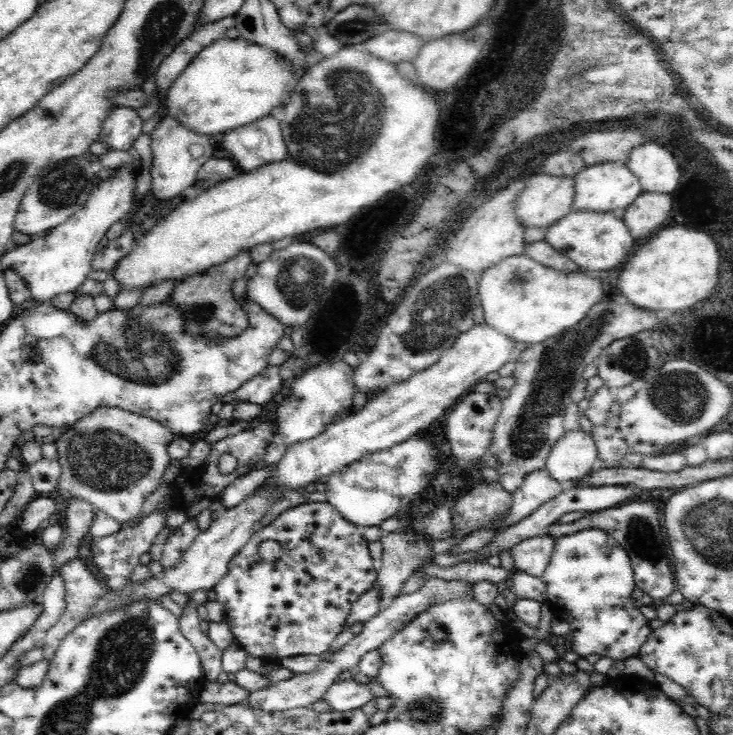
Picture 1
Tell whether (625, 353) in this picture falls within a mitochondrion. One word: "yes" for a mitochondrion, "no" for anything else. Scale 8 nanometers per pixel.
yes

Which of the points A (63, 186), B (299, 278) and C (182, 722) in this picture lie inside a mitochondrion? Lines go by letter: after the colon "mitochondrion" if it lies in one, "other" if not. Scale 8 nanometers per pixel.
A: mitochondrion
B: mitochondrion
C: other

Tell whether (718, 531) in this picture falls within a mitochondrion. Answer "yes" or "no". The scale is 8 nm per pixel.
yes

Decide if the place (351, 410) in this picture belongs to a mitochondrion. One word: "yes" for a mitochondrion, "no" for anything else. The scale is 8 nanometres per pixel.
no

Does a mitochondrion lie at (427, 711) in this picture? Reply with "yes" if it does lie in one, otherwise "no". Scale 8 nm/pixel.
yes

